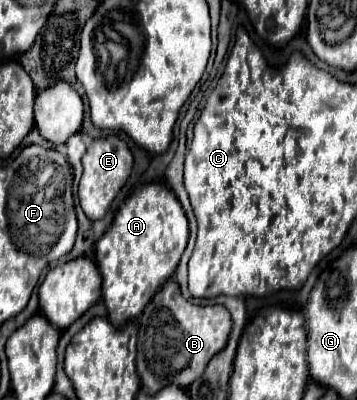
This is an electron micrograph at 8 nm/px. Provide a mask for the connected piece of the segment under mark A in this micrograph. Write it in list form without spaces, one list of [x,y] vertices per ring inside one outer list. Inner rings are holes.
[[[141,186],[123,202],[111,228],[95,246],[95,260],[103,276],[103,302],[113,326],[125,326],[143,312],[153,294],[173,276],[187,240],[187,216],[167,186]]]

